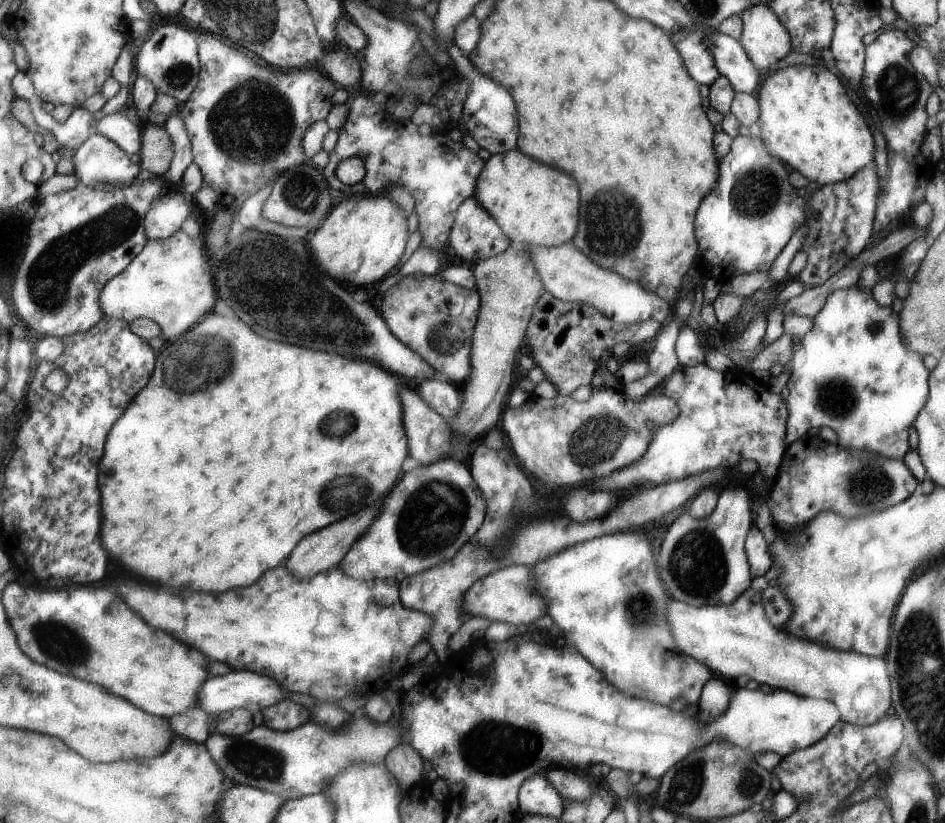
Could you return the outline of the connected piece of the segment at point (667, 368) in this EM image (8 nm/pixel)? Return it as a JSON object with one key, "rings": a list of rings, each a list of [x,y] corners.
{"rings":[[[688,292],[680,295],[675,302],[672,320],[665,322],[662,330],[655,336],[654,350],[648,356],[649,373],[643,379],[624,384],[624,391],[634,400],[645,397],[654,392],[680,364],[675,351],[675,342],[679,330],[685,324],[693,300],[688,299]]]}

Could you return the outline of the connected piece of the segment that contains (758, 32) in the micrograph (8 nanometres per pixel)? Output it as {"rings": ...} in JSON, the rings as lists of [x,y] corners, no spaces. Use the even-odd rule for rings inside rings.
{"rings":[[[762,3],[747,8],[741,17],[743,18],[743,29],[740,41],[756,68],[763,74],[768,73],[772,64],[776,65],[793,50],[790,34],[774,11]]]}

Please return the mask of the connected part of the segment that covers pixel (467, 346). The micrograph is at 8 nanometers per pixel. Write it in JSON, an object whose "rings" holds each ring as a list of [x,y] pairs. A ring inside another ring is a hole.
{"rings":[[[415,272],[406,275],[399,282],[390,286],[384,294],[380,310],[388,328],[396,338],[403,341],[413,351],[420,353],[428,364],[432,364],[439,377],[452,383],[464,384],[471,374],[471,348],[474,342],[475,323],[478,322],[482,308],[482,297],[477,290],[467,289],[450,281],[441,279],[437,273],[425,275]],[[461,294],[465,298],[462,313],[452,316],[442,312],[440,304],[448,308],[450,300]]]}

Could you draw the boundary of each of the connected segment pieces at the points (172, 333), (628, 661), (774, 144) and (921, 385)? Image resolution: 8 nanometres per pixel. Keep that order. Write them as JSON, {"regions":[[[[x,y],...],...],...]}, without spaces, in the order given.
{"regions":[[[[182,229],[176,231],[170,238],[148,240],[147,246],[136,257],[135,262],[108,283],[101,297],[102,308],[107,317],[122,319],[131,324],[139,318],[153,320],[162,329],[162,338],[166,343],[176,340],[176,338],[180,338],[180,334],[190,331],[192,326],[196,326],[202,320],[204,314],[214,310],[216,302],[218,302],[218,296],[216,296],[216,288],[214,288],[214,278],[212,278],[210,262],[208,262],[200,235],[189,236]]],[[[628,529],[627,531],[615,532],[600,538],[587,540],[583,543],[576,543],[572,547],[566,547],[555,555],[538,561],[530,568],[532,578],[535,580],[535,589],[547,600],[547,614],[560,627],[561,634],[569,638],[570,644],[583,653],[583,656],[588,656],[588,660],[592,660],[592,664],[596,664],[596,668],[600,668],[604,672],[604,676],[608,676],[607,680],[615,685],[616,688],[619,688],[622,692],[628,692],[630,696],[644,698],[644,700],[667,707],[677,703],[676,699],[682,698],[682,696],[684,696],[684,700],[688,704],[699,702],[703,688],[714,674],[705,664],[700,664],[692,657],[685,656],[677,647],[676,640],[672,634],[673,630],[669,628],[669,622],[667,621],[668,596],[666,596],[661,576],[658,576],[658,570],[656,570],[656,558],[654,558],[654,568],[652,568],[652,544],[650,544],[650,538],[646,536],[644,530]]],[[[791,65],[769,72],[762,78],[757,96],[760,114],[755,133],[770,149],[772,156],[800,170],[809,181],[822,186],[848,180],[874,159],[874,138],[864,116],[850,100],[842,80],[824,65]]],[[[856,284],[843,289],[832,291],[823,309],[813,318],[813,329],[809,330],[802,338],[798,349],[792,357],[793,366],[790,378],[784,390],[784,398],[787,400],[789,417],[786,419],[785,443],[792,444],[795,440],[802,439],[807,435],[812,427],[830,426],[837,436],[837,444],[842,448],[856,449],[868,453],[887,456],[889,459],[902,459],[904,454],[910,450],[908,444],[908,428],[918,418],[919,412],[927,403],[928,396],[928,368],[924,366],[924,360],[919,352],[913,351],[908,344],[904,342],[904,336],[901,332],[901,320],[893,310],[892,306],[884,307],[876,302],[870,287],[861,287]]]]}

